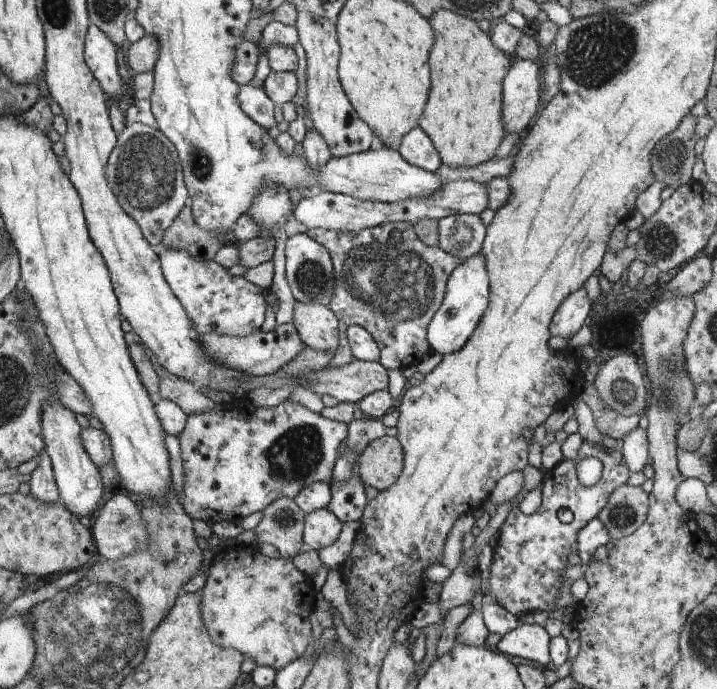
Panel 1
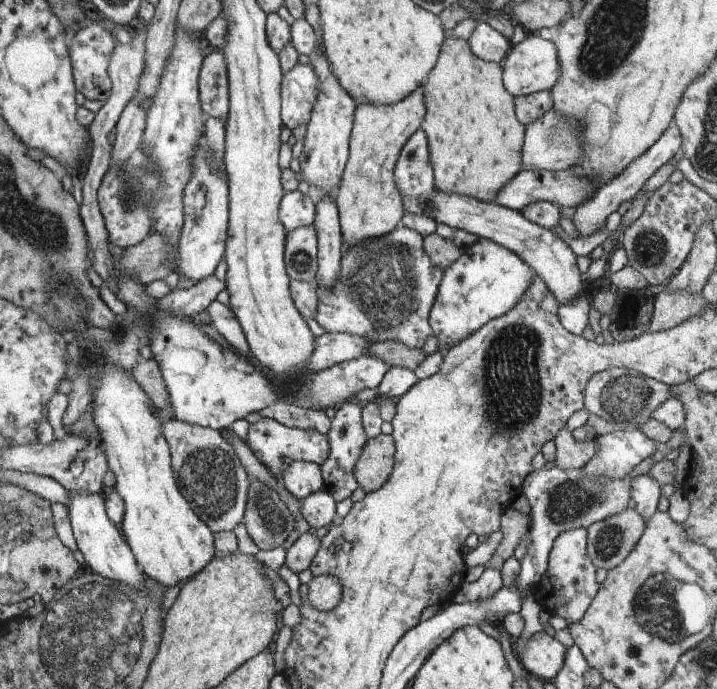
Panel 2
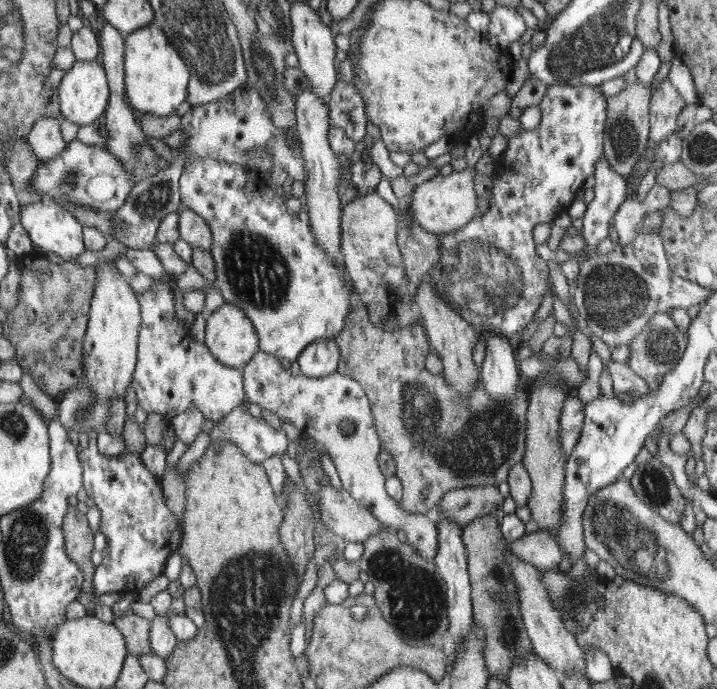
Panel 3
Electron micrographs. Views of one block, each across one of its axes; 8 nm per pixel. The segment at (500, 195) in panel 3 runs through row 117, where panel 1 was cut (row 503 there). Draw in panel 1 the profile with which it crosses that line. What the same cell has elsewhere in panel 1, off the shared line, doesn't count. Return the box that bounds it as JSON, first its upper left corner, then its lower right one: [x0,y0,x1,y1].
[488,441,629,617]

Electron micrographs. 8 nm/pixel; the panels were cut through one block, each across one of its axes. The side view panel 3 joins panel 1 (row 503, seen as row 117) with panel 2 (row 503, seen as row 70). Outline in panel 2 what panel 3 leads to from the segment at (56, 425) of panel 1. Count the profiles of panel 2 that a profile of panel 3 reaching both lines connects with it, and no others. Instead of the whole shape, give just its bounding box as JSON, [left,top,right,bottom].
[67,491,146,588]

